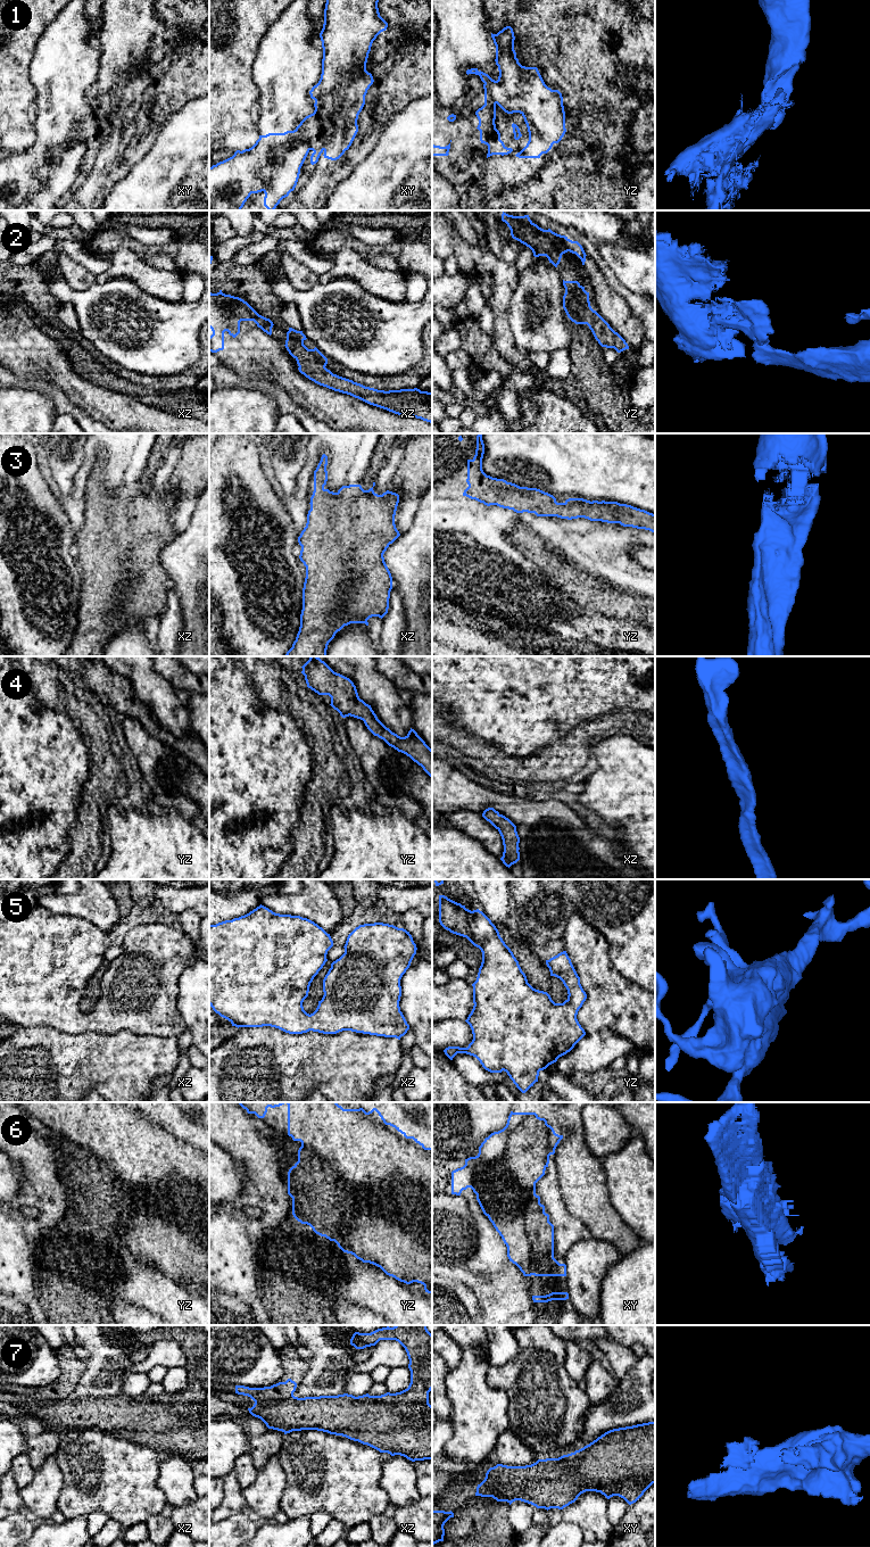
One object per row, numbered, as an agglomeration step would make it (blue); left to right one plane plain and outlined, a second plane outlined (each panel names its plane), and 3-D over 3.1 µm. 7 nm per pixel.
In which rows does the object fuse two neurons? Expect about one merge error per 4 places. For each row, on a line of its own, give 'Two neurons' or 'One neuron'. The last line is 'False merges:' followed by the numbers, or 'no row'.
1: Two neurons
2: One neuron
3: One neuron
4: One neuron
5: One neuron
6: One neuron
7: Two neurons
False merges: 1, 7

